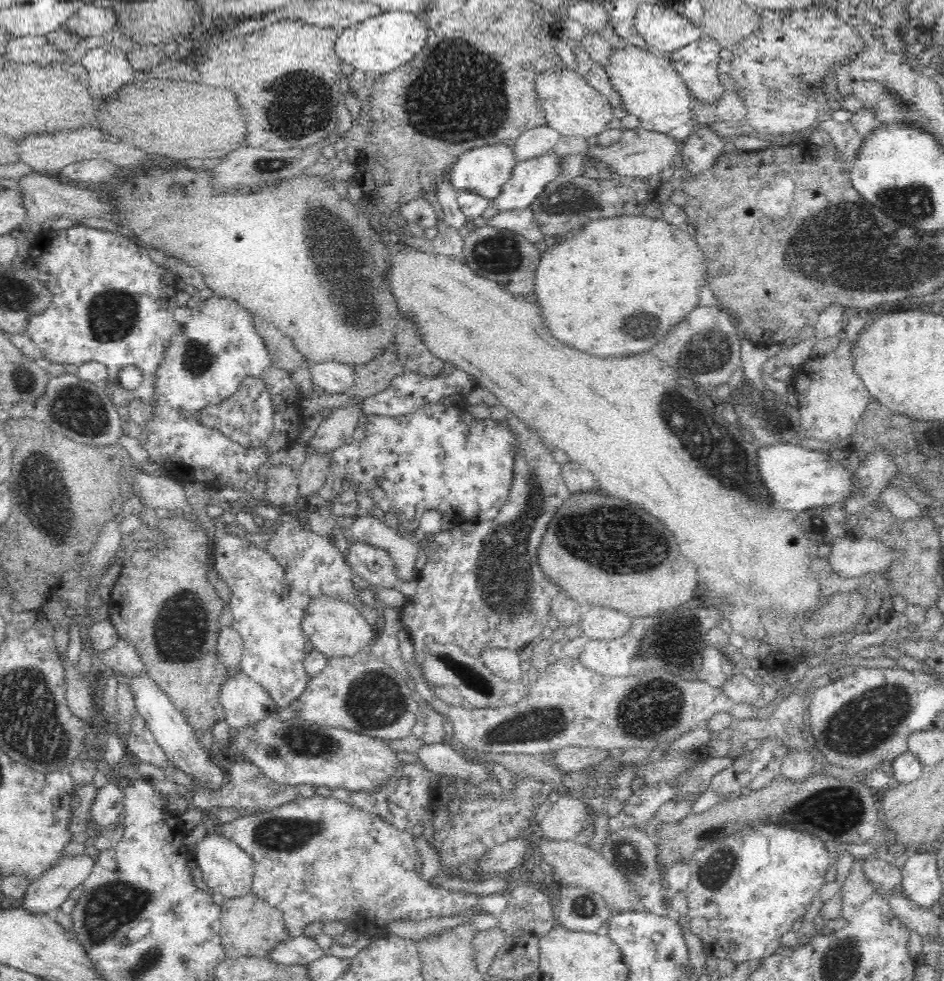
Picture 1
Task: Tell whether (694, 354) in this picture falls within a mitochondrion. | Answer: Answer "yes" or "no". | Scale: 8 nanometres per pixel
yes

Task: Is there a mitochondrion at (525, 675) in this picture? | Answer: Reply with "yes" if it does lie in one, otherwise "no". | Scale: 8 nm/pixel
no

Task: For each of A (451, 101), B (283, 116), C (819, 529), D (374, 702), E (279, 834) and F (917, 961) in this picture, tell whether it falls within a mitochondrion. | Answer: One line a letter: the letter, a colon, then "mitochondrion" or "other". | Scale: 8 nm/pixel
A: mitochondrion
B: mitochondrion
C: other
D: mitochondrion
E: mitochondrion
F: other

